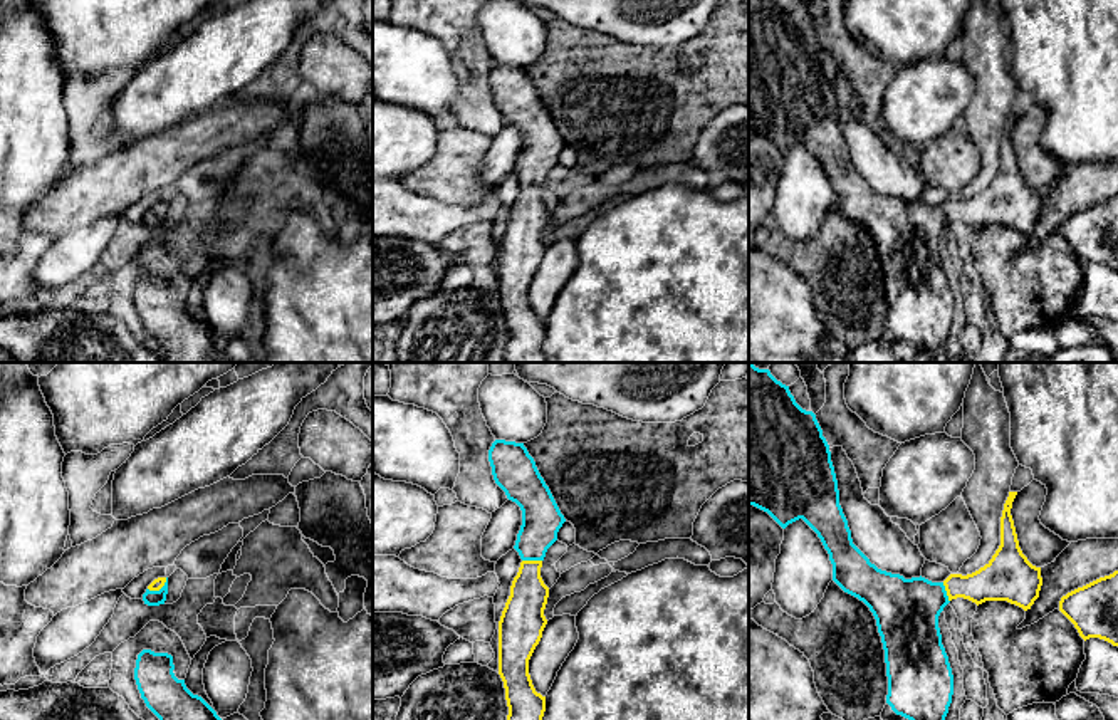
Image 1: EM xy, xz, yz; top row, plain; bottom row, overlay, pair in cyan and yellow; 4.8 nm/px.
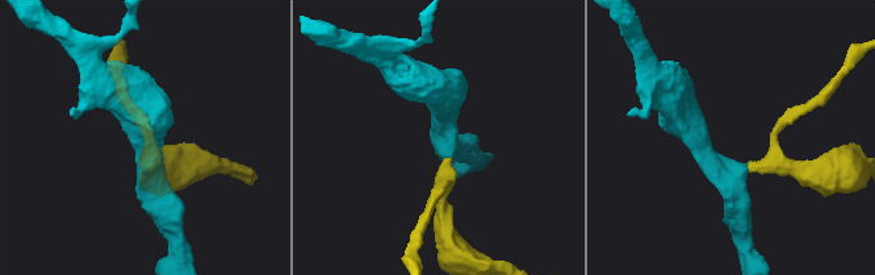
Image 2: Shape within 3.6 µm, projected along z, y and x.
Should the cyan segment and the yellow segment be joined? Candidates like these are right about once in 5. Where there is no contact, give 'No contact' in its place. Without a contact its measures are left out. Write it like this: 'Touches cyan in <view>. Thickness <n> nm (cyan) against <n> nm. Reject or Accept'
Touches cyan in xy. Thickness 80 nm (cyan) against 60 nm. Accept

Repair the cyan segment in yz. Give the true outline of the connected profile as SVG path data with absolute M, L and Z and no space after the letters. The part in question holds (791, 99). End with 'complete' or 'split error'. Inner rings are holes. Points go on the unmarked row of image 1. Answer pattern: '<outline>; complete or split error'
M749 0L749 129L767 136L782 153L802 143L821 163L833 188L833 205L863 225L873 237L881 260L888 300L886 327L917 351L940 351L953 319L953 299L942 269L938 240L957 222L977 230L1007 225L1031 233L1042 210L1041 191L1022 178L1011 139L1017 116L1009 116L1000 141L1000 170L979 195L950 198L943 206L925 201L905 203L878 193L853 168L848 144L839 129L839 114L831 76L812 35L802 34L789 10L774 0Z; split error

